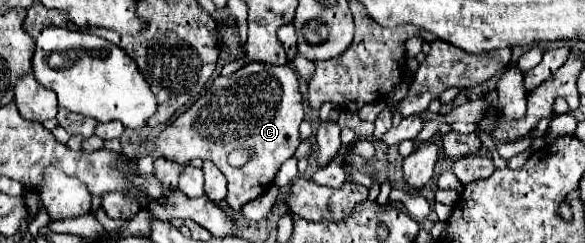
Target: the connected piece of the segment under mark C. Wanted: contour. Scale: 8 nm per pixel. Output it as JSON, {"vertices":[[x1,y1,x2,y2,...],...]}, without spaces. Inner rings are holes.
{"vertices":[[248,62,232,76,214,78,208,92,162,130,154,140,154,152,180,166,194,158,212,160,228,180,228,208,240,212,248,200,258,198,274,182,278,168,294,156,300,144,298,128,302,120,304,102,294,70,288,64],[238,148,248,148,252,154,246,166,234,168,226,158]]}

